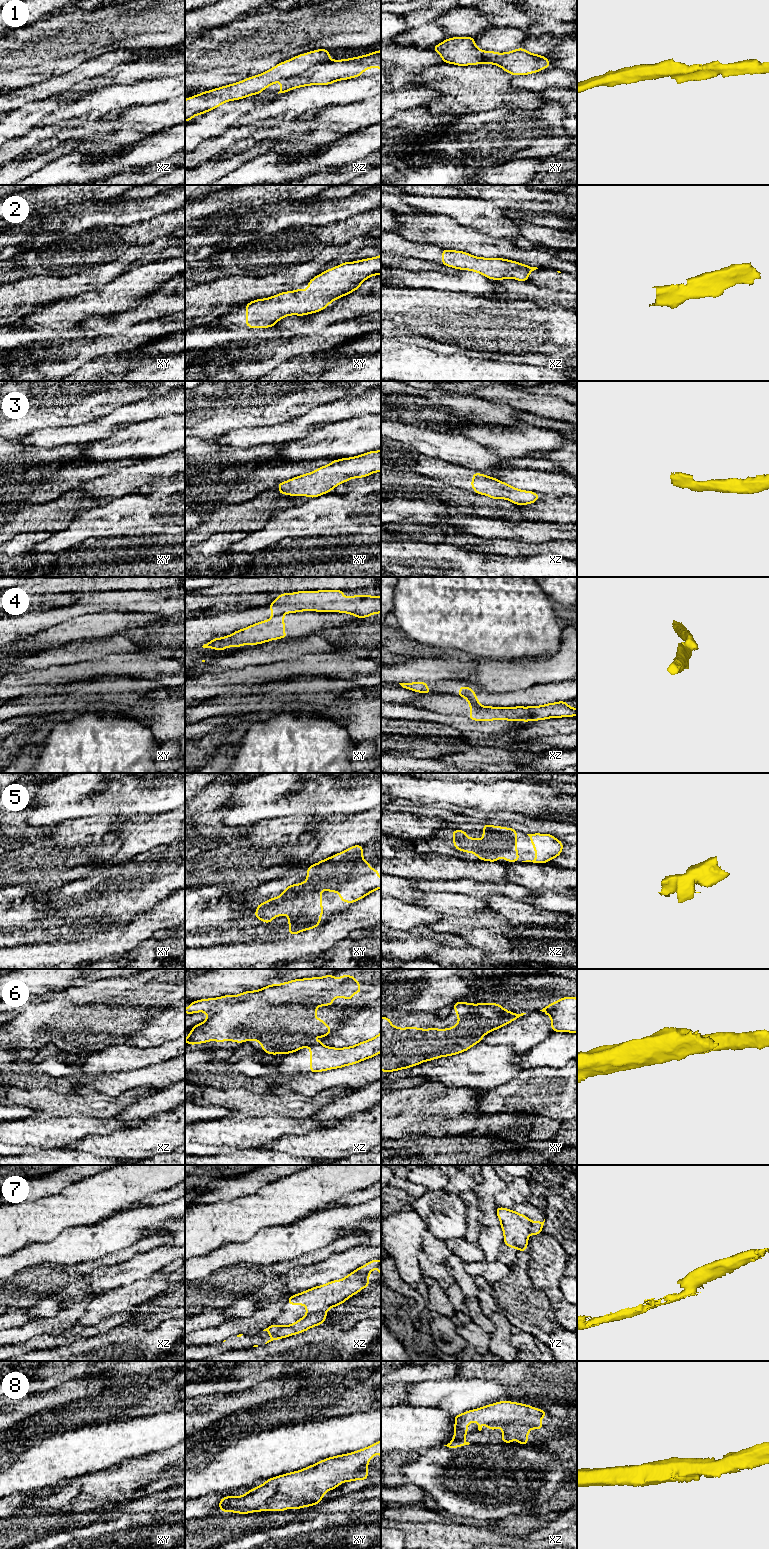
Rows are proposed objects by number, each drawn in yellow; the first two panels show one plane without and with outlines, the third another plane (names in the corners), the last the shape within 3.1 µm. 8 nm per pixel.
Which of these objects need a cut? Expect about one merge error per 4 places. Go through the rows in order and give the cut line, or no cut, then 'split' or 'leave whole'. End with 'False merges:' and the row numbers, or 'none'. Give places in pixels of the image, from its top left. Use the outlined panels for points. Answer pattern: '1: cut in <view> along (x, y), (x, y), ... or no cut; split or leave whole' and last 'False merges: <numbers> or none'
1: cut in xz along (324, 60), (313, 64), (300, 74), (283, 80); split
2: no cut; leave whole
3: no cut; leave whole
4: cut in xz along (468, 700), (479, 705); split
5: no cut; leave whole
6: cut in xz along (321, 1043), (310, 1047); split
7: cut in xz along (324, 1311), (306, 1315); split
8: no cut; leave whole
False merges: 1, 4, 6, 7

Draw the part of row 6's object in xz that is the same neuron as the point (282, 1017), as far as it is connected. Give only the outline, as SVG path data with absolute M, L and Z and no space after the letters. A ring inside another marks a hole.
M332 974L291 980L282 984L272 984L255 991L245 991L239 995L225 995L218 998L201 999L191 1002L186 1014L206 1012L207 1019L194 1025L185 1042L194 1045L208 1041L258 1041L266 1054L293 1053L304 1047L322 1044L310 1041L315 1036L326 1037L331 1031L323 1019L316 1018L318 1006L334 1004L333 998L353 1000L354 993L363 993L360 983L352 975L340 978Z

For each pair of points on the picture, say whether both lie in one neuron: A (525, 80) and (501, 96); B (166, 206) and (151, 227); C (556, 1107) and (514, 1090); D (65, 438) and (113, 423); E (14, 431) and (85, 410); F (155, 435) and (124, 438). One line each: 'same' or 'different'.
A: different
B: different
C: same
D: same
E: same
F: same

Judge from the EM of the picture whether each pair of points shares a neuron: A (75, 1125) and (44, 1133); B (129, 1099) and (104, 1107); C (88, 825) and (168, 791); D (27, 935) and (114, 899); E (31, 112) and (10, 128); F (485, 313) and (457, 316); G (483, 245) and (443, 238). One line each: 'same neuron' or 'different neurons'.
A: same neuron
B: same neuron
C: different neurons
D: same neuron
E: same neuron
F: same neuron
G: same neuron

